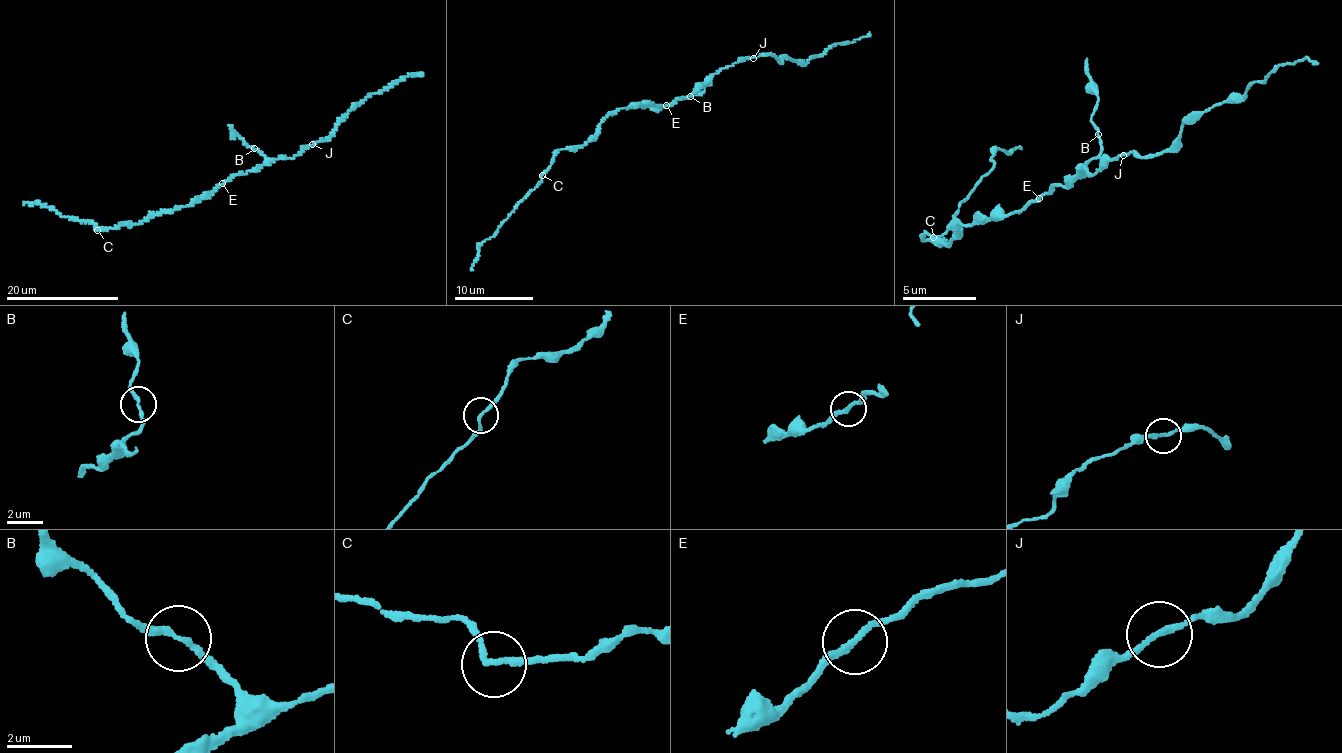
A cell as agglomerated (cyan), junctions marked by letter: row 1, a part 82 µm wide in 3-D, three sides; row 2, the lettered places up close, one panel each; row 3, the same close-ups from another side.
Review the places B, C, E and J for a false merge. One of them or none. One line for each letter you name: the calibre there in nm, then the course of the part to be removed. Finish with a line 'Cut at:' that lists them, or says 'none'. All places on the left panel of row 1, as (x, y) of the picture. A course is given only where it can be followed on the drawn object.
Cut at: none

